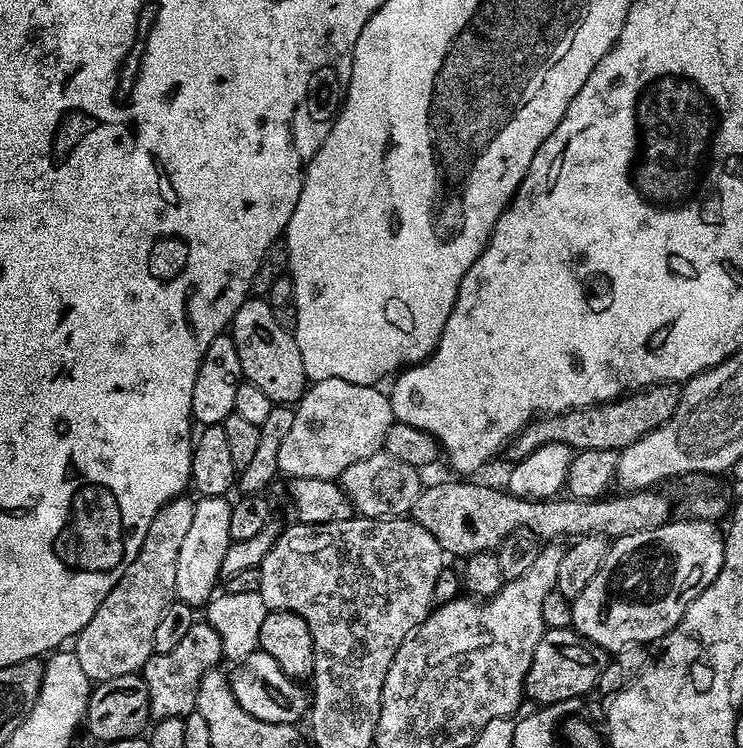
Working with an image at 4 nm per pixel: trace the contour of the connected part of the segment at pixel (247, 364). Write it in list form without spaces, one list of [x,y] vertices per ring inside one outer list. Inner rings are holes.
[[[249,298],[238,306],[238,314],[234,314],[230,325],[230,335],[234,346],[238,350],[238,362],[242,362],[242,377],[244,380],[254,382],[254,386],[260,387],[266,398],[270,398],[276,406],[295,406],[304,397],[310,387],[310,381],[306,374],[306,366],[302,366],[302,353],[298,350],[298,342],[295,335],[289,329],[278,326],[278,318],[270,311],[267,299]]]

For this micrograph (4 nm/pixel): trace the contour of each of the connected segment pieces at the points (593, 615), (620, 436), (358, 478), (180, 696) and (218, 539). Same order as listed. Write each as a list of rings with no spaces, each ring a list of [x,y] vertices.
[[[672,518],[654,530],[642,530],[642,534],[617,536],[611,541],[606,554],[606,562],[602,562],[602,570],[598,570],[598,574],[594,574],[594,579],[590,581],[590,586],[586,586],[586,590],[582,590],[582,594],[578,594],[578,598],[572,601],[572,627],[576,629],[578,635],[584,636],[598,646],[602,646],[605,652],[611,654],[619,650],[619,648],[625,648],[628,644],[648,646],[651,645],[651,640],[656,640],[656,642],[663,641],[667,632],[674,630],[674,626],[680,621],[682,614],[686,614],[690,602],[694,602],[694,598],[698,598],[698,594],[702,594],[702,590],[706,590],[706,586],[710,586],[710,582],[714,582],[714,578],[718,578],[718,570],[722,570],[722,562],[724,561],[724,536],[721,529],[719,532],[716,529],[719,527],[711,520],[701,520],[699,518],[683,519],[675,520],[675,518]]]
[[[652,384],[649,388],[637,390],[631,394],[625,394],[619,400],[610,400],[607,404],[594,404],[591,408],[575,408],[572,412],[562,412],[559,416],[545,416],[535,422],[526,425],[524,431],[513,439],[508,445],[507,455],[512,455],[513,461],[525,460],[534,450],[538,450],[547,444],[565,444],[573,450],[614,450],[620,449],[638,442],[647,432],[660,428],[678,410],[680,401],[680,388],[676,384]]]
[[[381,450],[370,454],[370,458],[362,458],[362,462],[354,462],[354,466],[346,466],[346,470],[338,477],[338,483],[361,517],[386,520],[404,518],[411,513],[422,491],[420,476],[421,473],[414,466],[406,466],[406,462]]]
[[[206,622],[190,626],[190,631],[178,641],[174,650],[166,650],[166,654],[153,654],[142,669],[146,690],[150,690],[152,716],[156,720],[183,718],[196,711],[198,686],[202,678],[219,665],[216,663],[223,660],[222,638],[218,638],[218,630],[214,630],[214,626]]]
[[[200,496],[194,503],[194,519],[182,541],[182,550],[178,550],[178,571],[174,578],[176,599],[186,602],[193,610],[203,609],[221,583],[222,558],[226,558],[226,550],[232,543],[231,509],[232,500],[228,496]]]

